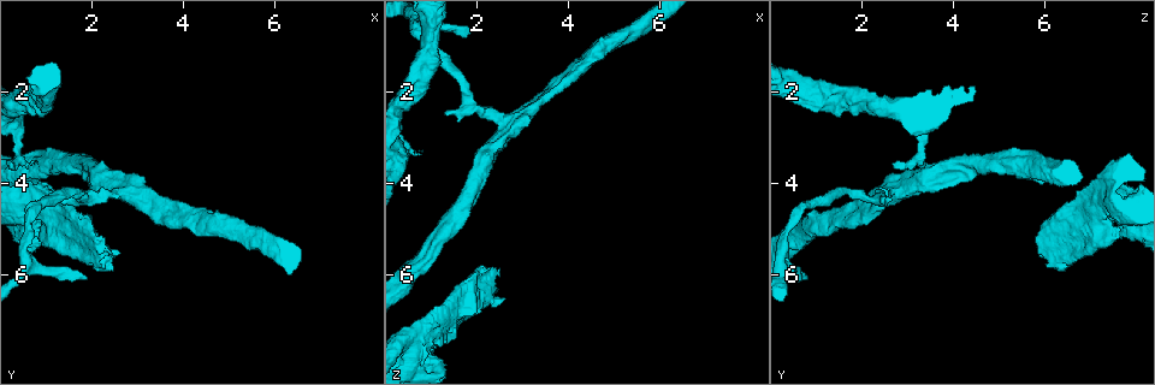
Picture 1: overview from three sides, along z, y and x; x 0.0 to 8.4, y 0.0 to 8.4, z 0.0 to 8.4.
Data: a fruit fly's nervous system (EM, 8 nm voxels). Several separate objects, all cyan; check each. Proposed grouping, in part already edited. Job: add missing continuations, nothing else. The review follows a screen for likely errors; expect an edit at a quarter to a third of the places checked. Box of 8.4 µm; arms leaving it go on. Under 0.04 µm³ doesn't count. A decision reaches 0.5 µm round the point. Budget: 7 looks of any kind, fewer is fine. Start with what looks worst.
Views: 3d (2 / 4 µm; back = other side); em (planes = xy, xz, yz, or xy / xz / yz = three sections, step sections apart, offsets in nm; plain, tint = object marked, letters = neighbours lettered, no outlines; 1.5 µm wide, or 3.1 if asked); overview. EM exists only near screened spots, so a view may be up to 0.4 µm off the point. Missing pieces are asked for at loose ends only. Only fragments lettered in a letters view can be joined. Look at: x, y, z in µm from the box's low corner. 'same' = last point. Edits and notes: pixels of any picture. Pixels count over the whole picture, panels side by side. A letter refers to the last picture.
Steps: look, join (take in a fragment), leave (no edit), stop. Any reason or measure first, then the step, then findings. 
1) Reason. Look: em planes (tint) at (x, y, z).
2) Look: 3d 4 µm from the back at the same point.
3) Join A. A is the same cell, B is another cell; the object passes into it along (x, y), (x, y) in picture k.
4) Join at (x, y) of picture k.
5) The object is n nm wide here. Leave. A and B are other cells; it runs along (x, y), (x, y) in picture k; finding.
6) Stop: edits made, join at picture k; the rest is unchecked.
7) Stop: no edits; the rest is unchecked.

Free end. Look: 3d 4 µm at (2.25, 5.75, 6.00).

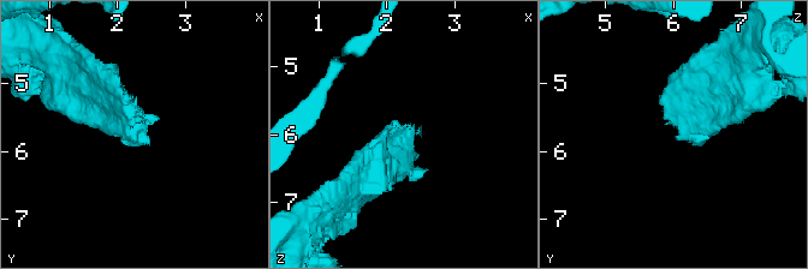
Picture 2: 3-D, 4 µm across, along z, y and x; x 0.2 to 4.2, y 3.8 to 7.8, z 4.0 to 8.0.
Look: em planes (letters) at (2.20, 5.75, 6.00).

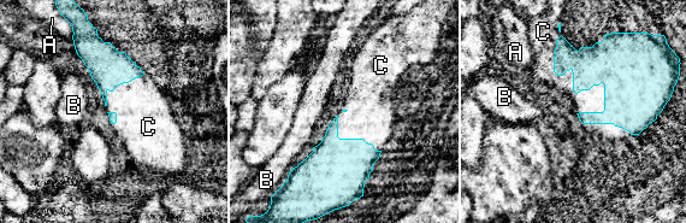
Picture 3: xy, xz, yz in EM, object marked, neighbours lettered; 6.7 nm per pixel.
The longest contact is with C, 600 nm. Join C. C is the same cell, A and B are other cells; it goes on there.

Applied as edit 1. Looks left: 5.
Free end. Look: 3d 4 µm at (1.90, 6.10, 0.65).

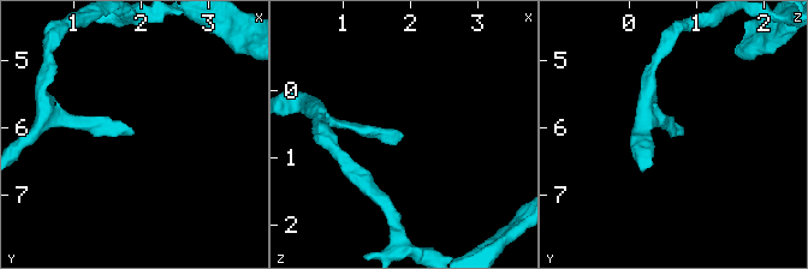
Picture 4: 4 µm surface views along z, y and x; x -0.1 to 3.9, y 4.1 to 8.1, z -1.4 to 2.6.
Now the EM. Look: em xy step 8 (letters) at (1.85, 6.10, 0.60).

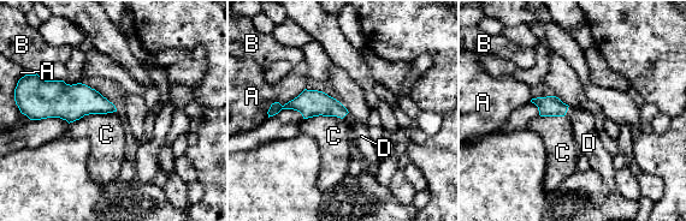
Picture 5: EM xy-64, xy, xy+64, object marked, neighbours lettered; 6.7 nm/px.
Look: em planes (letters) at the same point.

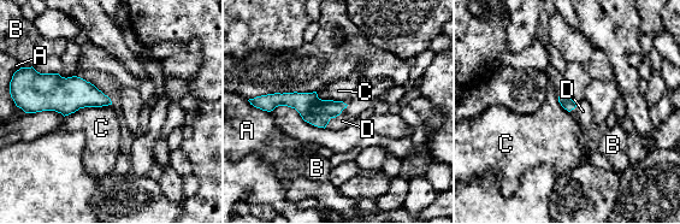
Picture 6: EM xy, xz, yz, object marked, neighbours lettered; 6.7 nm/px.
Join D. D is the same cell, A, B and C are other cells; the object passes into it along (318, 112), (333, 117), (342, 121) in picture 6; the neuron continues.

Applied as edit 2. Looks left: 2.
Stop: edits made, join at picture 3, join at picture 6; the rest is unchecked.

